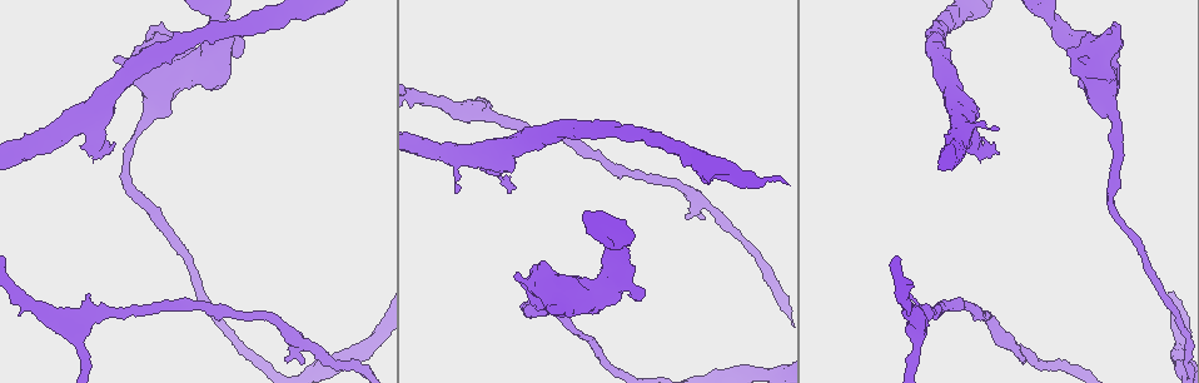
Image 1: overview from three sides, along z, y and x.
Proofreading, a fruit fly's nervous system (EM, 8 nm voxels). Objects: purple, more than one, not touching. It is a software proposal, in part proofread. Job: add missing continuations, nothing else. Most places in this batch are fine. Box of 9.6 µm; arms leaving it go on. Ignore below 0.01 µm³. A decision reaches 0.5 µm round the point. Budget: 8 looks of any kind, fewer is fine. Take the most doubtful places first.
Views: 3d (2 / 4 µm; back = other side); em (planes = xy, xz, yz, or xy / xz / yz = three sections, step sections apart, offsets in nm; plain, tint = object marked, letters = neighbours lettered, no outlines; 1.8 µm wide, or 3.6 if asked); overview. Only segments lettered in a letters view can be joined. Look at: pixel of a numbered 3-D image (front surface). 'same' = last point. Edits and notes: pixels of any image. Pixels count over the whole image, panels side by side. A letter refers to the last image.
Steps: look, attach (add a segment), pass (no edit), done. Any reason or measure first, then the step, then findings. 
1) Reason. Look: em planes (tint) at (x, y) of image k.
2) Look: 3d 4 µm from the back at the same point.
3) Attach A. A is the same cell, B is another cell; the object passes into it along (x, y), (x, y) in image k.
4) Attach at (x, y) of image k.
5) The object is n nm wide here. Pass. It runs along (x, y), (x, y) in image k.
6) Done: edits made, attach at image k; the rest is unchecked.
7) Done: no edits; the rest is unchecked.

Look: 3d 2 µm at (1024, 359) of image 1.

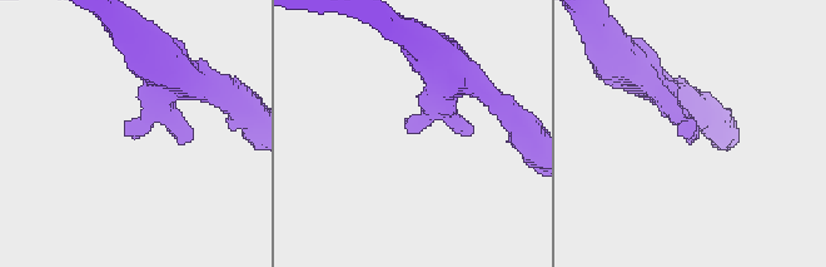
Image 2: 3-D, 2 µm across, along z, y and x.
Need the tissue. Look: em xy step 4 (letters) at (134, 122) of image 2.

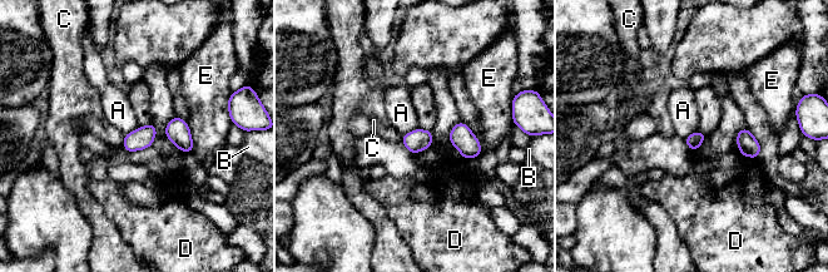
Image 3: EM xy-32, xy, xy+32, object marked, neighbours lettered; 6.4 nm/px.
Cut it another way. Look: em planes (letters) at the same point.

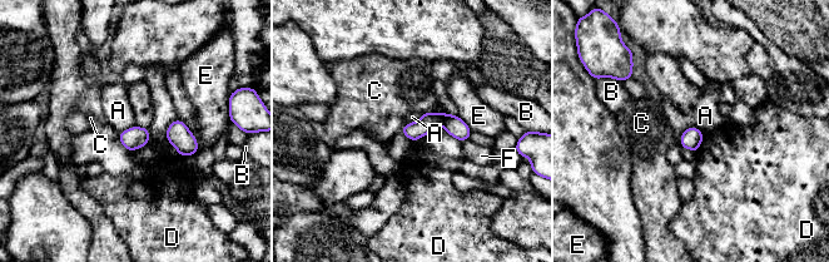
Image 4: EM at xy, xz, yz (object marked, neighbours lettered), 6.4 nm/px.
Pass. A, B, C, D, E and F are other cells; a border runs along (704, 134), (688, 127), (679, 143) in image 4; none of them fits.

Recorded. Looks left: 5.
Free end. Look: em planes (letters) at (115, 144) of image 1.

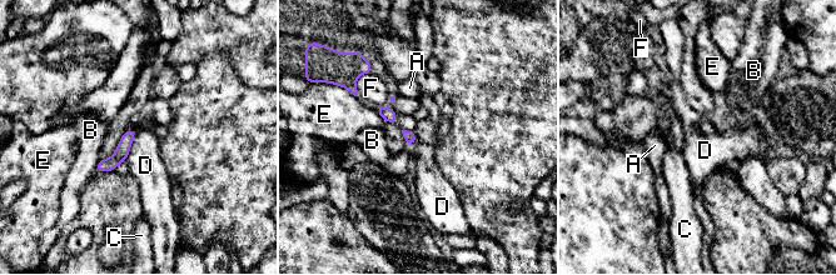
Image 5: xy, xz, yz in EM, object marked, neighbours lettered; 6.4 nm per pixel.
Pass. A, B, C, D, E and F are other cells; it runs along (132, 133), (122, 151), (99, 168) in image 5; none of them fits.

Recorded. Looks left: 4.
Abrupt turn. Look: em 3.6 µm planes (letters) at (212, 58) of image 1.

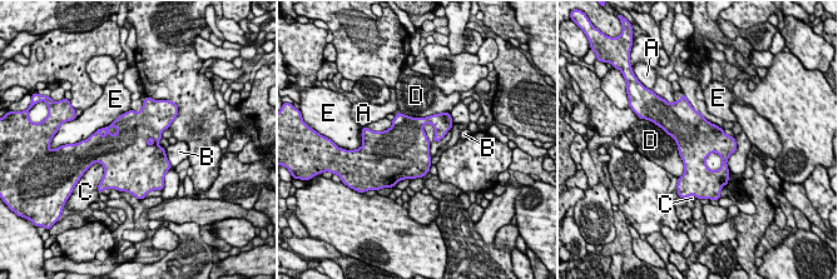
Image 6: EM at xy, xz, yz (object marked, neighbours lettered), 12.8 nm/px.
The object is 500 nm wide here. Pass. A, B, C, D and E are other cells; none of them fits.

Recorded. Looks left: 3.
Done: no edits; the rest is unchecked.

